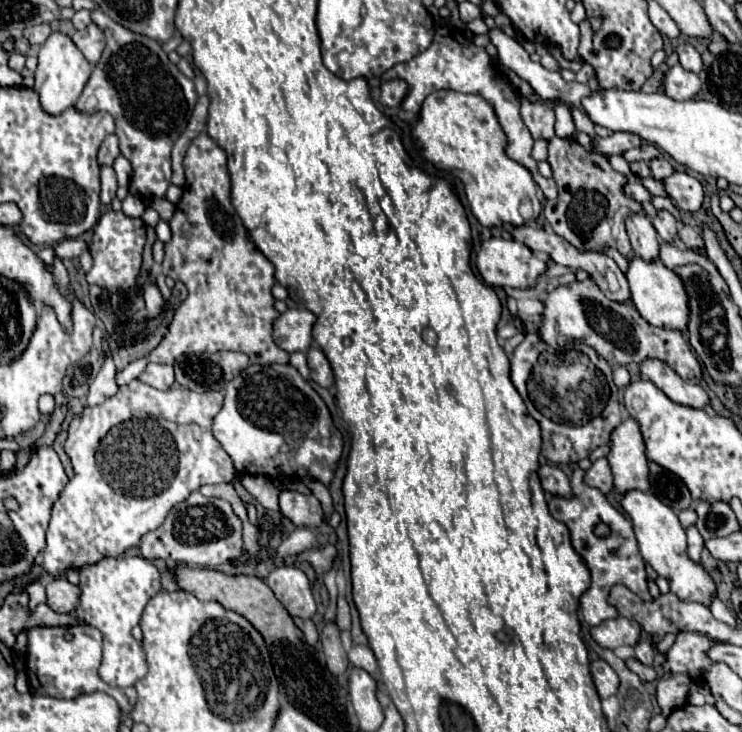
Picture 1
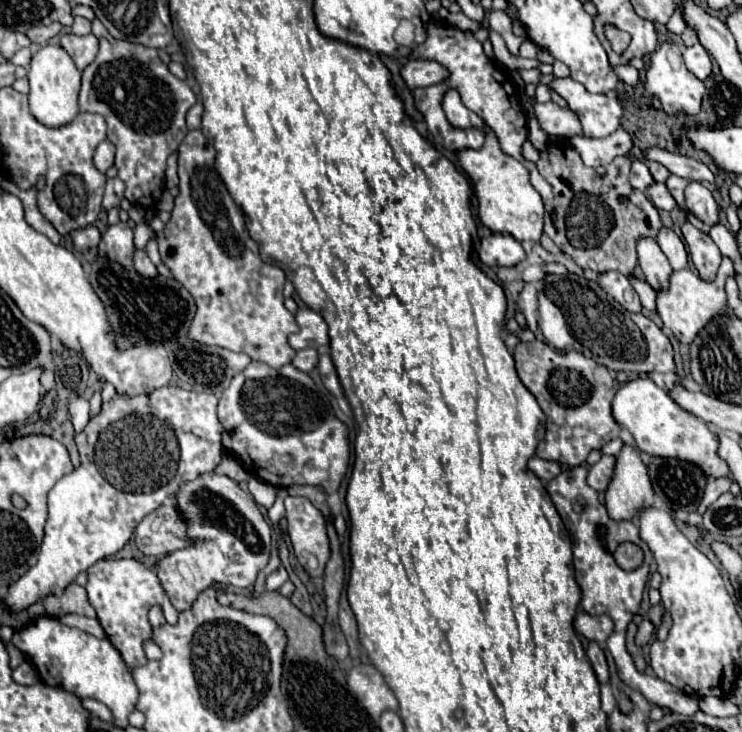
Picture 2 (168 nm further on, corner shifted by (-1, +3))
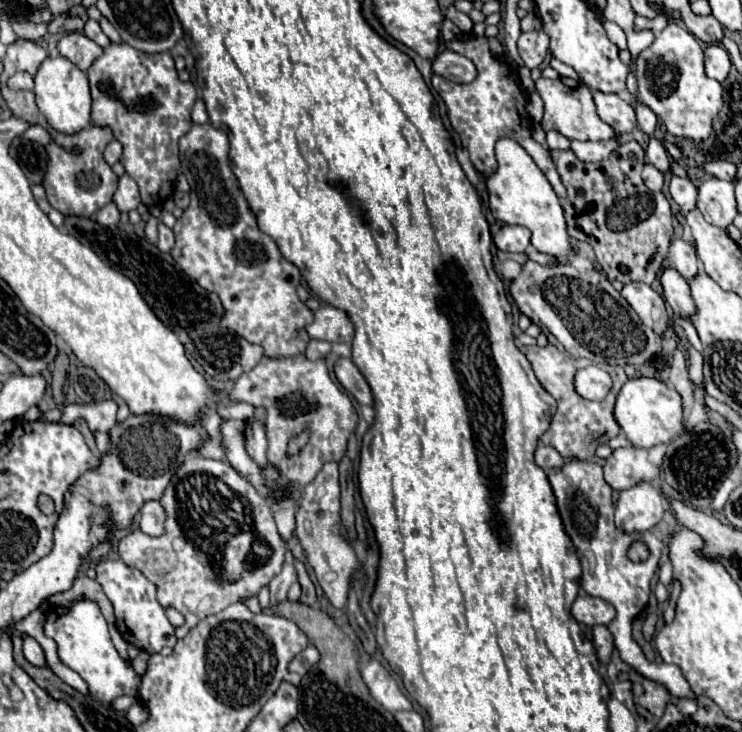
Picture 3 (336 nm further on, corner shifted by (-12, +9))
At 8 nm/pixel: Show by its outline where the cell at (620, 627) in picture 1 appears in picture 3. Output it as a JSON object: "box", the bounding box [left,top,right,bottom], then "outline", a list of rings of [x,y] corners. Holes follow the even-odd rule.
{"box":[572,590,616,626],"outline":[[[580,590],[578,598],[572,604],[572,616],[586,626],[598,626],[598,624],[612,622],[616,610],[606,600],[588,596],[584,590]]]}

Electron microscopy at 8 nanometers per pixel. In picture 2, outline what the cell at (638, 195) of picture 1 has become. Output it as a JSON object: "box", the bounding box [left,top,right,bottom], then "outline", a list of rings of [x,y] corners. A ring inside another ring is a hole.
{"box":[647,182,675,210],"outline":[[[653,182],[653,184],[647,188],[647,196],[649,196],[649,200],[653,202],[655,208],[661,208],[661,210],[673,210],[673,208],[675,208],[675,200],[673,200],[671,194],[667,192],[665,184]]]}

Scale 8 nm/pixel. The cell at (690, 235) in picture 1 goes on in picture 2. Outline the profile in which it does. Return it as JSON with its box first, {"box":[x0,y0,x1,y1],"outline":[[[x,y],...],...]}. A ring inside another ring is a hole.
{"box":[681,222,723,282],"outline":[[[685,222],[681,226],[681,232],[683,232],[683,238],[685,238],[685,244],[687,244],[687,250],[689,250],[689,256],[695,264],[695,268],[699,270],[699,276],[707,282],[711,282],[717,274],[717,268],[723,260],[719,248],[715,246],[715,242],[699,232],[691,222]]]}

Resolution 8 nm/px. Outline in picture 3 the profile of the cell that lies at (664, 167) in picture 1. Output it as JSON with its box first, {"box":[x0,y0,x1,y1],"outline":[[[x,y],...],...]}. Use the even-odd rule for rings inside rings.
{"box":[646,136,670,172],"outline":[[[650,136],[648,148],[646,148],[646,158],[652,166],[656,166],[660,172],[666,172],[670,168],[670,156],[664,148],[664,144],[660,140],[656,140],[654,136]]]}

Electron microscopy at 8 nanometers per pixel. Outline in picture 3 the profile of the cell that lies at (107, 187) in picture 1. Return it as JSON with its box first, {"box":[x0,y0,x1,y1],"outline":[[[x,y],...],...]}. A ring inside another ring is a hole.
{"box":[114,176,140,212],"outline":[[[120,176],[118,180],[118,190],[114,194],[114,202],[118,204],[120,212],[130,212],[140,206],[140,194],[138,194],[138,184],[128,176]]]}

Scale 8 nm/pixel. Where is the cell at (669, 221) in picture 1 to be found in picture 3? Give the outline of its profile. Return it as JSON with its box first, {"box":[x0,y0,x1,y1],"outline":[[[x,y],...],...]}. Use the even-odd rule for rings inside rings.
{"box":[668,240,698,280],"outline":[[[674,240],[670,244],[668,260],[670,260],[670,266],[676,268],[686,280],[692,280],[692,276],[698,276],[698,258],[688,242]]]}

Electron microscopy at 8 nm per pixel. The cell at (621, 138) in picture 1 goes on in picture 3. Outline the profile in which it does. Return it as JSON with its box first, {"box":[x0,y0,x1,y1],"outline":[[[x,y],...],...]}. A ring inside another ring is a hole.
{"box":[572,140,618,162],"outline":[[[602,140],[602,142],[572,142],[572,152],[578,160],[584,162],[600,162],[610,156],[610,152],[618,146],[618,140]]]}

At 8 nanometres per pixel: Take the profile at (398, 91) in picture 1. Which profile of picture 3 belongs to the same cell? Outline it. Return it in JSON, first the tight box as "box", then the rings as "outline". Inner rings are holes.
{"box":[432,50,478,82],"outline":[[[452,50],[440,52],[432,62],[432,70],[434,74],[440,74],[452,82],[472,82],[478,76],[474,62]]]}

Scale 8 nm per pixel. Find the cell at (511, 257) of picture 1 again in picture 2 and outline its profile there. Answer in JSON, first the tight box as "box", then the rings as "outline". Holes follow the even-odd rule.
{"box":[479,234,525,268],"outline":[[[491,234],[481,240],[479,258],[489,268],[513,268],[525,260],[525,250],[521,242],[509,234]]]}

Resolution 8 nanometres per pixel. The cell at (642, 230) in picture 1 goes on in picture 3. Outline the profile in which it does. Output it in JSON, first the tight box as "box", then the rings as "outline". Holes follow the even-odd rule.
{"box":[660,268,696,320],"outline":[[[664,268],[660,282],[664,288],[664,298],[672,306],[674,314],[690,320],[692,312],[696,312],[696,304],[692,304],[688,282],[674,268]]]}

